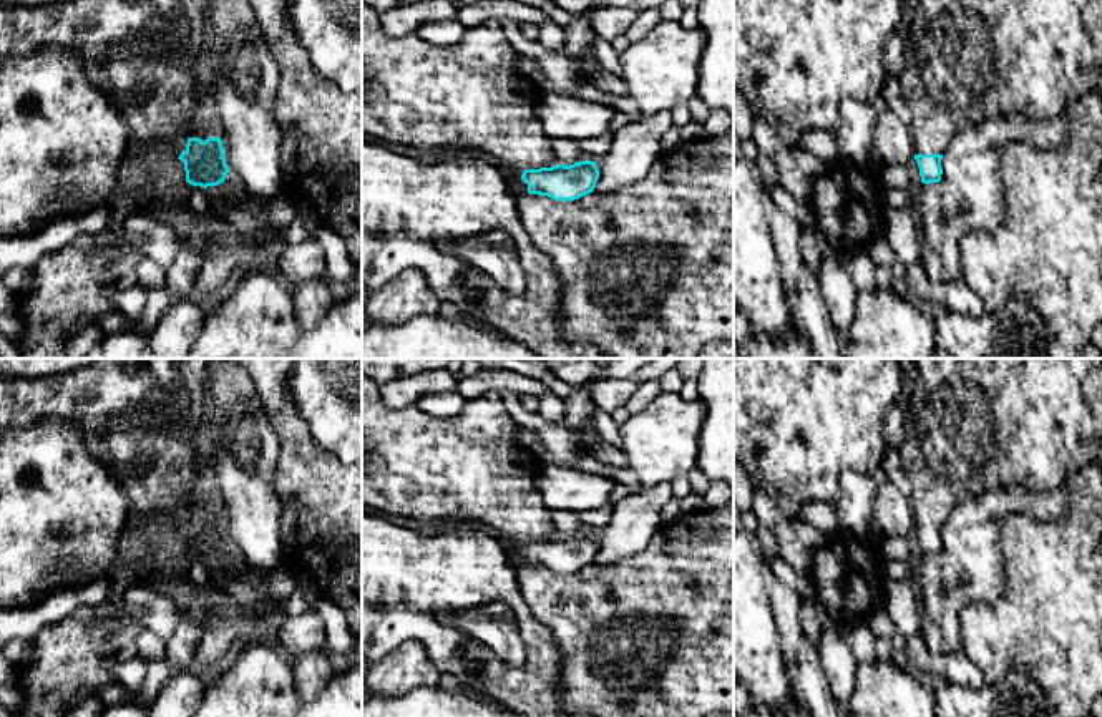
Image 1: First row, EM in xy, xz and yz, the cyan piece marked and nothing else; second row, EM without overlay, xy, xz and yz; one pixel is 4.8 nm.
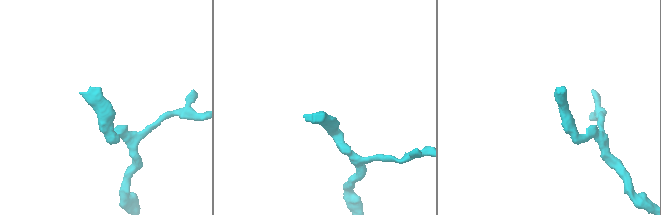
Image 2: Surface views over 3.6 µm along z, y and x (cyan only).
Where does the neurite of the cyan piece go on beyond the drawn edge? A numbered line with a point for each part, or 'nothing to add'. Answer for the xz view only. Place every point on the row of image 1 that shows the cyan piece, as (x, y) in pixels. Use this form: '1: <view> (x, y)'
1: xz (516, 185)

